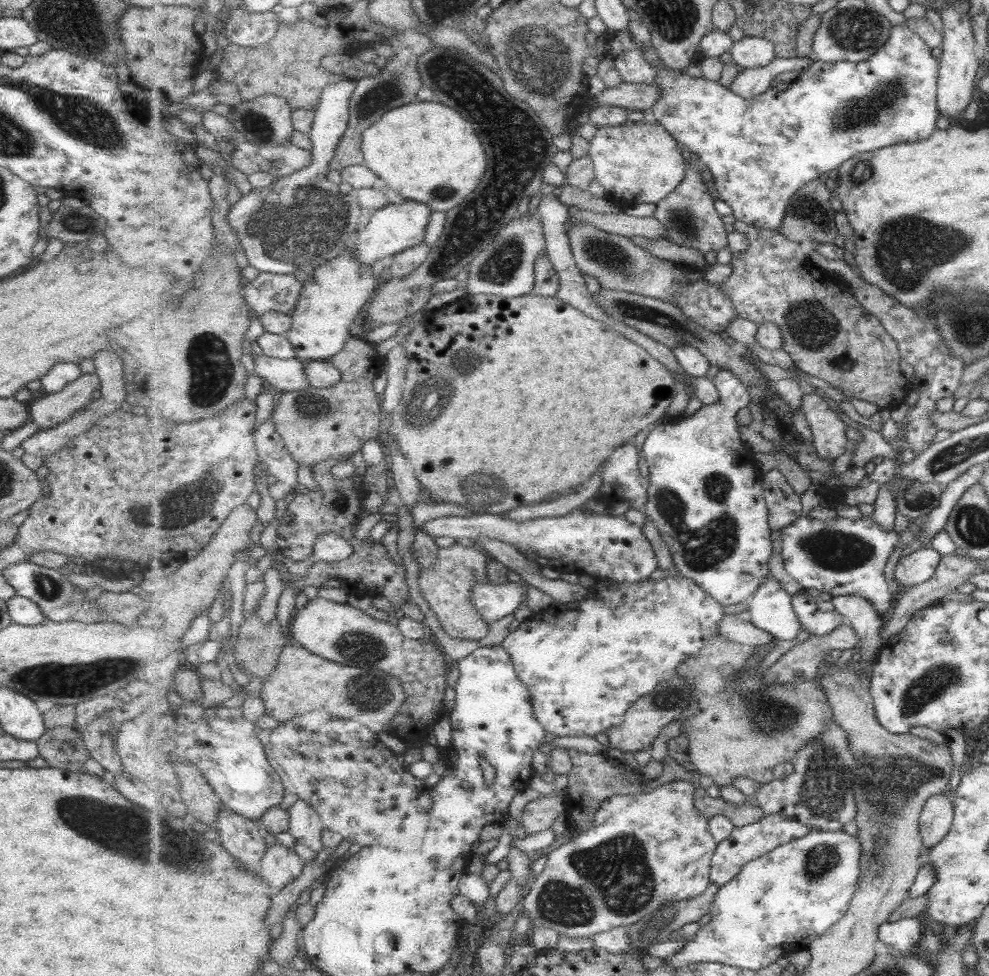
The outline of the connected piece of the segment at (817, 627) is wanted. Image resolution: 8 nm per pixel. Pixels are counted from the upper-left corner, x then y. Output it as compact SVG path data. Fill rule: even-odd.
M801 588L792 596L793 609L797 612L803 629L811 635L825 636L841 625L848 623L848 619L838 611L821 612L818 607L819 599L813 598L805 589Z

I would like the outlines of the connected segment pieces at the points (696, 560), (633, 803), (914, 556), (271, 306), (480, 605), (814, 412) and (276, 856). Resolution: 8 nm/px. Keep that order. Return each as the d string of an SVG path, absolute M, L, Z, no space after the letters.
M725 369L719 370L719 374L717 374L713 383L716 384L721 396L719 404L702 405L699 412L690 417L671 417L669 422L659 422L649 431L641 452L644 463L647 464L650 470L650 487L645 513L655 523L667 546L671 549L675 566L679 569L680 574L685 575L687 578L692 578L699 586L709 591L709 594L712 594L713 598L716 598L717 602L720 602L723 606L731 606L731 604L737 604L753 598L757 589L764 582L763 580L770 576L769 560L771 560L771 552L773 552L773 542L771 542L772 528L768 521L770 510L766 503L765 488L763 488L764 473L759 468L755 468L756 453L750 450L742 439L740 426L737 425L737 420L735 420L737 412L742 408L747 408L749 402L751 402L749 390L735 373Z
M673 781L663 785L657 785L655 789L647 793L611 795L602 803L595 824L590 830L577 834L568 843L561 845L548 855L547 863L543 871L535 878L530 888L530 893L525 896L520 905L520 910L531 918L531 928L552 928L560 935L563 934L571 938L593 938L597 934L609 932L617 927L626 927L630 924L637 923L643 917L655 912L667 902L689 900L690 898L697 898L703 895L712 882L710 879L712 874L712 859L719 844L713 837L708 819L698 808L695 808L693 800L695 800L695 784L688 781Z
M923 547L910 555L900 557L894 569L894 580L905 588L923 584L931 580L939 563L941 554L932 547Z
M259 273L256 279L246 282L242 288L243 296L248 303L252 314L263 316L270 310L291 313L296 307L304 282L299 282L293 274Z
M512 581L495 585L485 583L477 585L470 597L479 615L491 624L505 616L513 615L523 604L523 599L527 600L527 588Z
M808 389L802 411L812 432L813 444L822 459L837 460L847 448L847 424L818 391Z
M275 843L269 847L259 866L259 875L273 892L286 889L304 873L304 862L295 848Z

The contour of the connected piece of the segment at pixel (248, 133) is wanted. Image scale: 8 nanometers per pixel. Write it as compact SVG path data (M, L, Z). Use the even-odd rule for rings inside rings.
M269 93L236 105L229 117L252 144L275 146L292 140L292 111L286 98Z

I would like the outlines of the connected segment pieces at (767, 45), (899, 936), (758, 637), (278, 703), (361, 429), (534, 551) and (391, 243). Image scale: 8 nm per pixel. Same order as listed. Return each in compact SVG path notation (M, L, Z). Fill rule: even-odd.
M745 37L734 42L732 60L746 68L764 67L777 57L775 45L766 38Z
M919 913L915 917L884 922L878 930L881 942L892 948L892 951L902 953L915 951L919 940L923 936L924 914Z
M737 615L725 616L719 622L719 635L724 636L729 641L744 644L747 648L774 644L777 640L768 632L755 626L752 620L743 622Z
M291 642L281 651L277 668L264 680L262 698L266 714L287 721L327 708L331 716L356 720L375 734L385 731L401 712L406 701L400 678L383 672L381 668L364 669L347 666L313 654L313 651Z
M349 336L345 349L331 359L333 365L342 368L342 381L333 387L317 388L311 387L303 391L278 392L271 420L283 437L285 446L299 464L307 464L312 469L318 462L340 458L340 456L351 456L359 452L365 443L371 439L377 439L381 432L381 400L377 392L373 390L373 380L381 368L386 368L386 358L379 356L376 346L367 341L363 336Z
M581 507L563 516L541 517L523 522L495 514L442 516L428 520L420 528L434 539L442 536L469 538L472 541L480 536L496 538L512 544L541 566L573 566L580 573L587 573L595 579L617 583L644 581L660 568L652 542L645 536L644 529L629 522L624 516L599 514L585 511Z
M405 198L402 203L386 206L377 210L371 222L355 235L350 245L362 265L371 267L377 260L389 260L405 249L420 245L425 240L429 221L432 220L432 208Z

